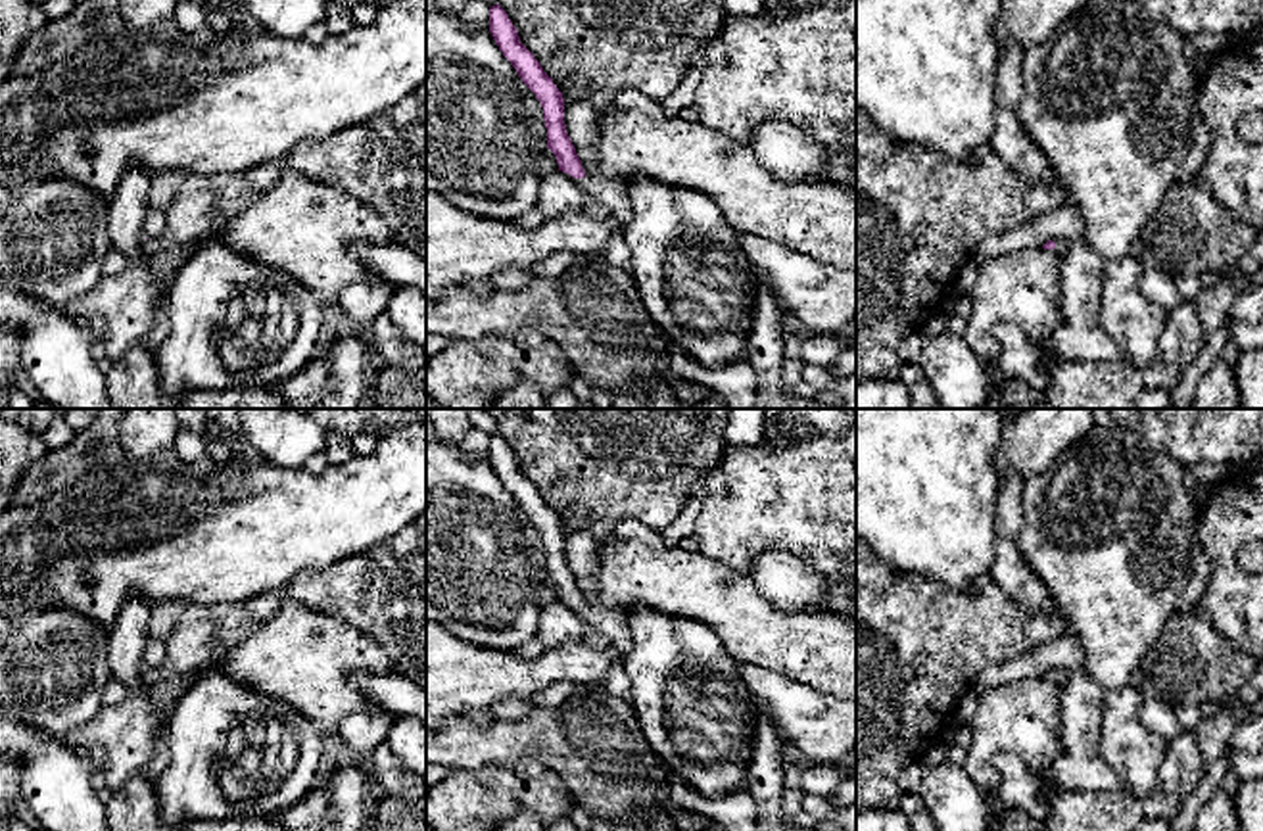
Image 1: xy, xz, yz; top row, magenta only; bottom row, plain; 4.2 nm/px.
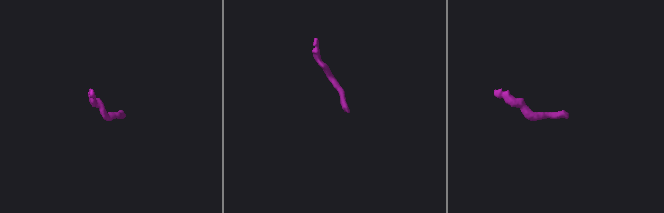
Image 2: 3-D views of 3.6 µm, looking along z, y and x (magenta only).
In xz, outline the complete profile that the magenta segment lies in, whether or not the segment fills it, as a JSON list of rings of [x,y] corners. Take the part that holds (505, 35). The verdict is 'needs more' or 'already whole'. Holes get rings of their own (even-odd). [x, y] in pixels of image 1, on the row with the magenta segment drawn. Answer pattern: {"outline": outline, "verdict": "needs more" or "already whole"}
{"outline": [[[499,4],[489,8],[489,33],[503,56],[516,69],[522,83],[539,100],[547,129],[547,148],[555,154],[559,171],[574,177],[582,190],[601,202],[624,228],[633,217],[628,178],[585,175],[576,148],[566,132],[562,92],[543,71],[534,54],[520,42],[516,27]]], "verdict": "needs more"}

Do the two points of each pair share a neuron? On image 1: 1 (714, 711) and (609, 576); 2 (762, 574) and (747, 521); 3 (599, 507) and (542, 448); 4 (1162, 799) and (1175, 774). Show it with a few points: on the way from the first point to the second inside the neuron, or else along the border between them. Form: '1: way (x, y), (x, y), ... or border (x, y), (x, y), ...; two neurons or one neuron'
1: border (628, 607), (655, 607), (678, 617); two neurons
2: border (803, 557), (786, 551), (762, 551), (747, 574); two neurons
3: way (586, 492), (557, 463); one neuron
4: border (1158, 783), (1181, 801); two neurons

